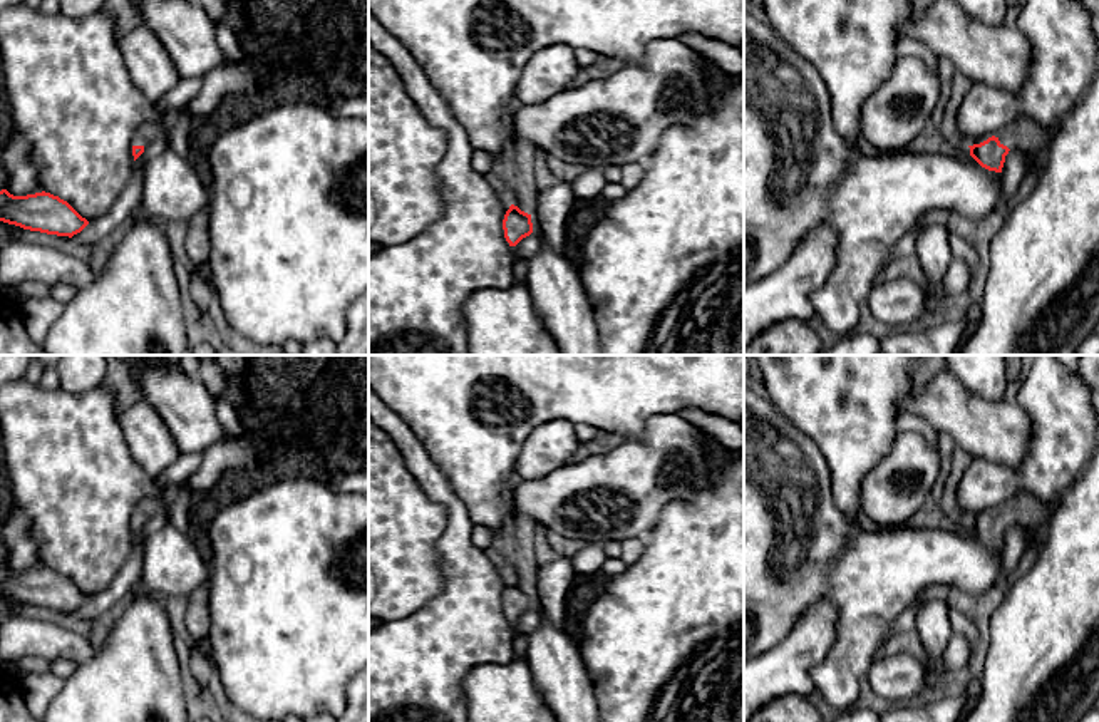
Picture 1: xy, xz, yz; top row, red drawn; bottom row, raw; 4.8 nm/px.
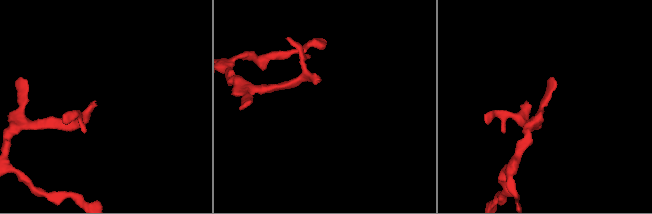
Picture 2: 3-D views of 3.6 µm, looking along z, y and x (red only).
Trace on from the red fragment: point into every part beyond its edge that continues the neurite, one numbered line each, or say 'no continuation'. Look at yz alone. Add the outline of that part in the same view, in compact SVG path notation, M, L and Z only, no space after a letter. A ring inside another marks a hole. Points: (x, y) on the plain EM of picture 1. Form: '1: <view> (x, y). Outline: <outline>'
1: yz (1026, 510). Outline: M1020 491L1014 499L998 506L995 513L1009 524L1022 524L1030 531L1045 529L1047 521L1059 506L1059 499L1042 503L1035 496Z

